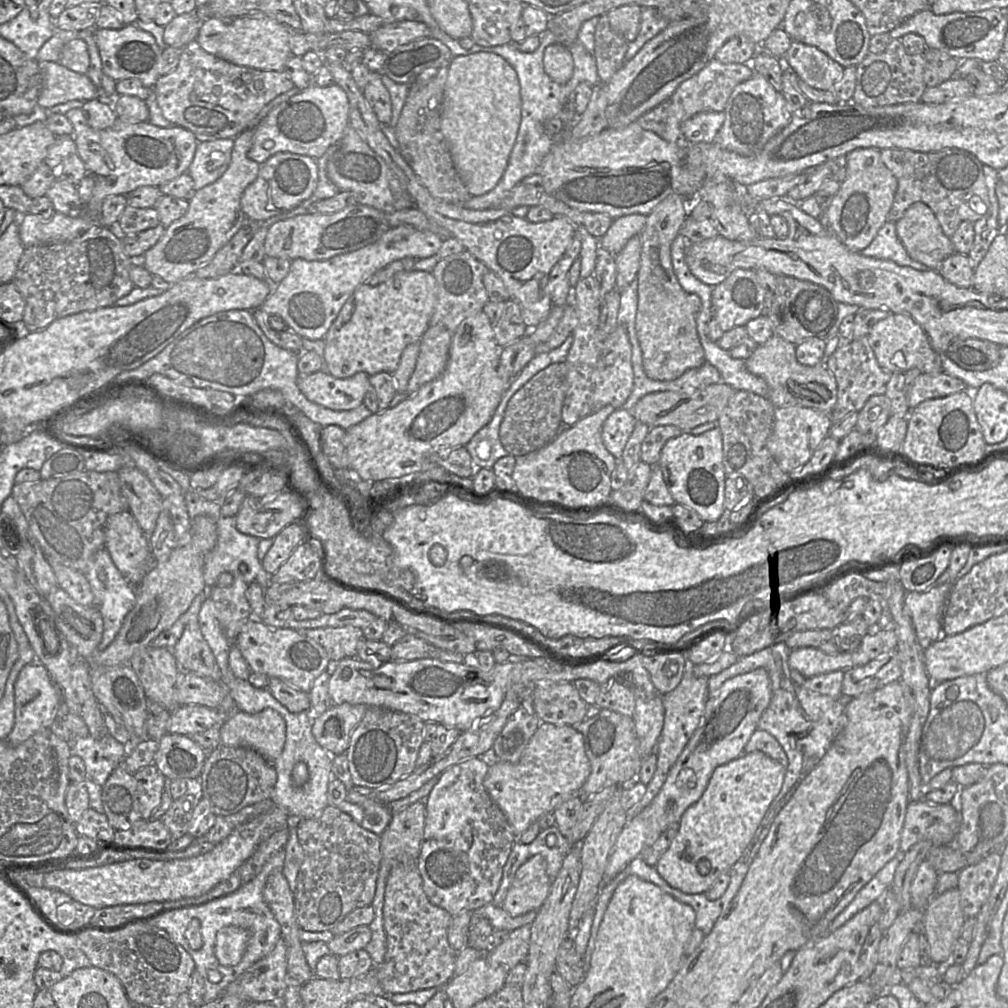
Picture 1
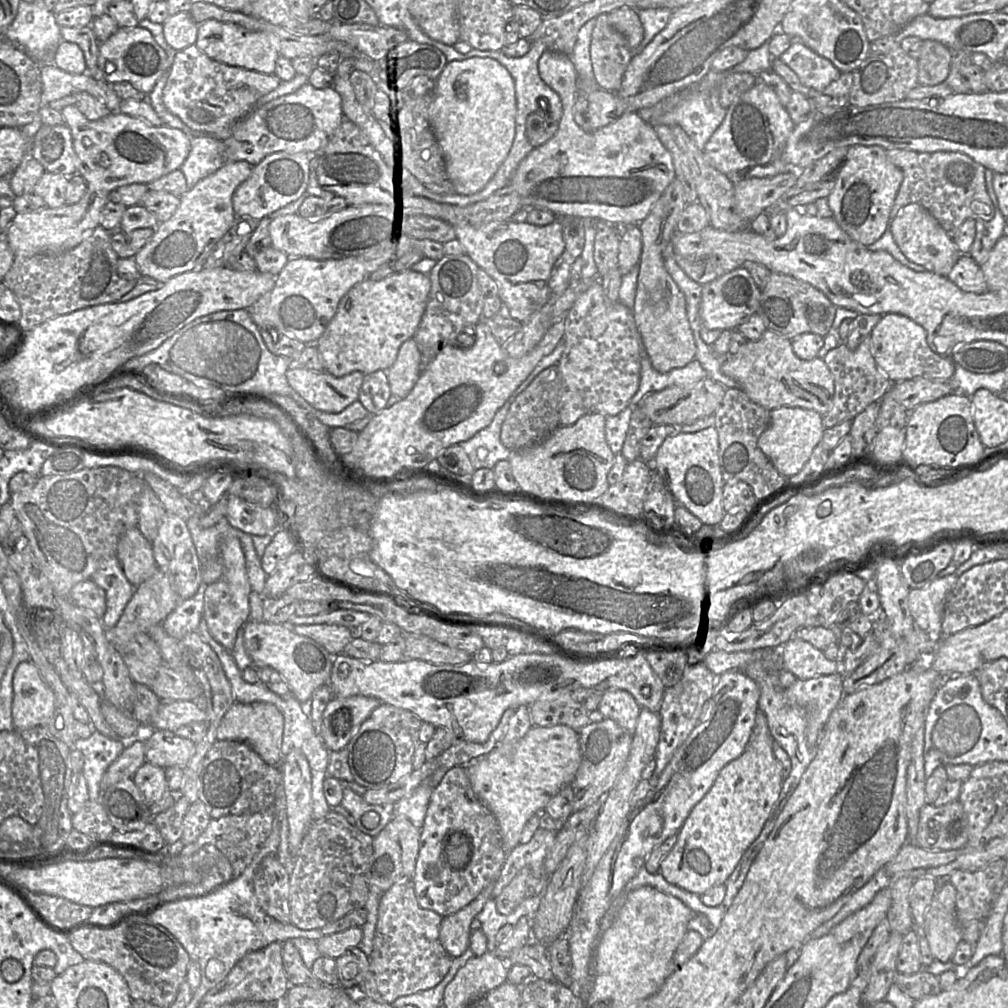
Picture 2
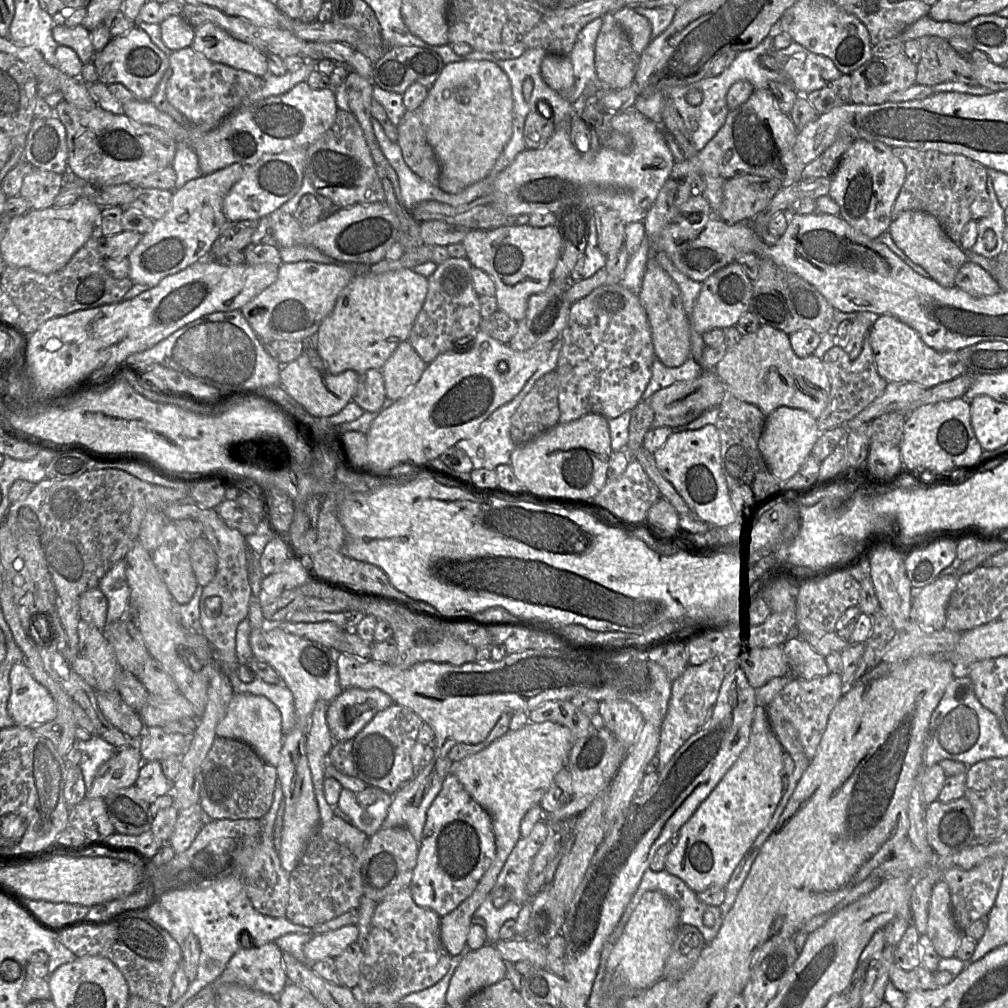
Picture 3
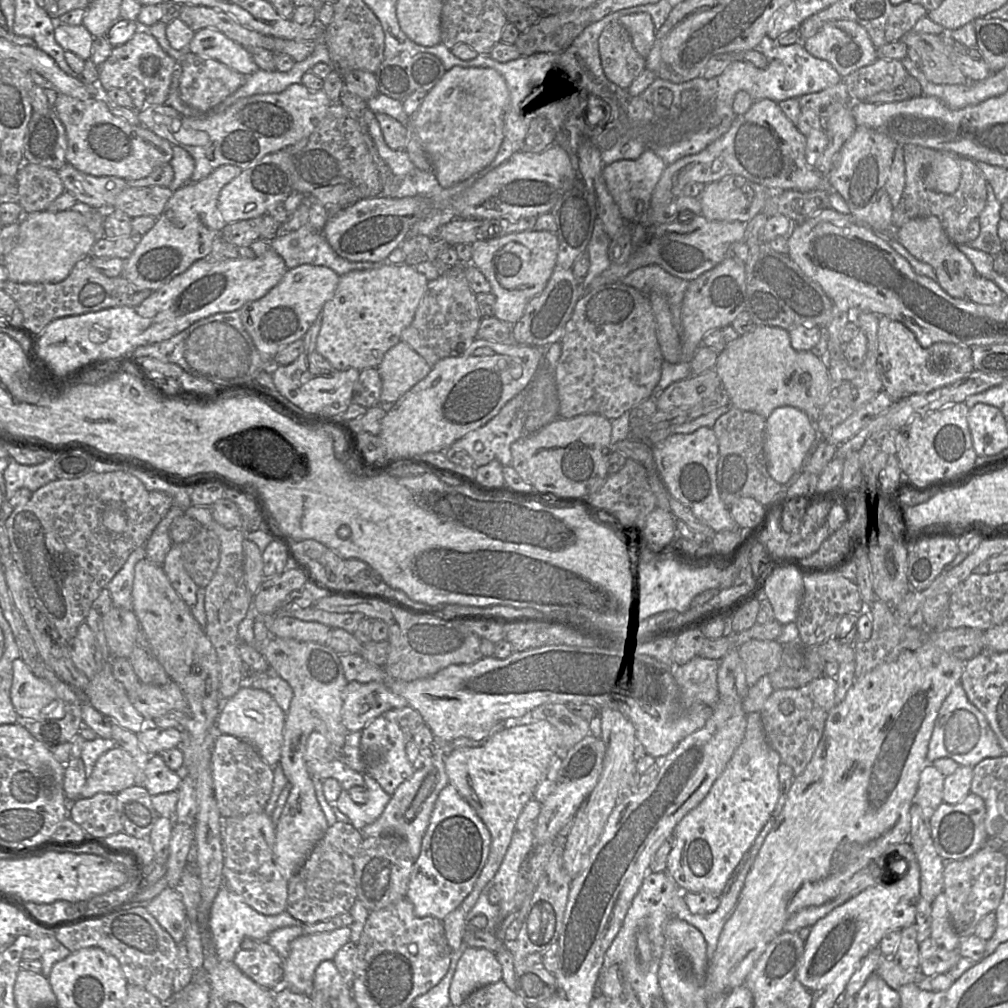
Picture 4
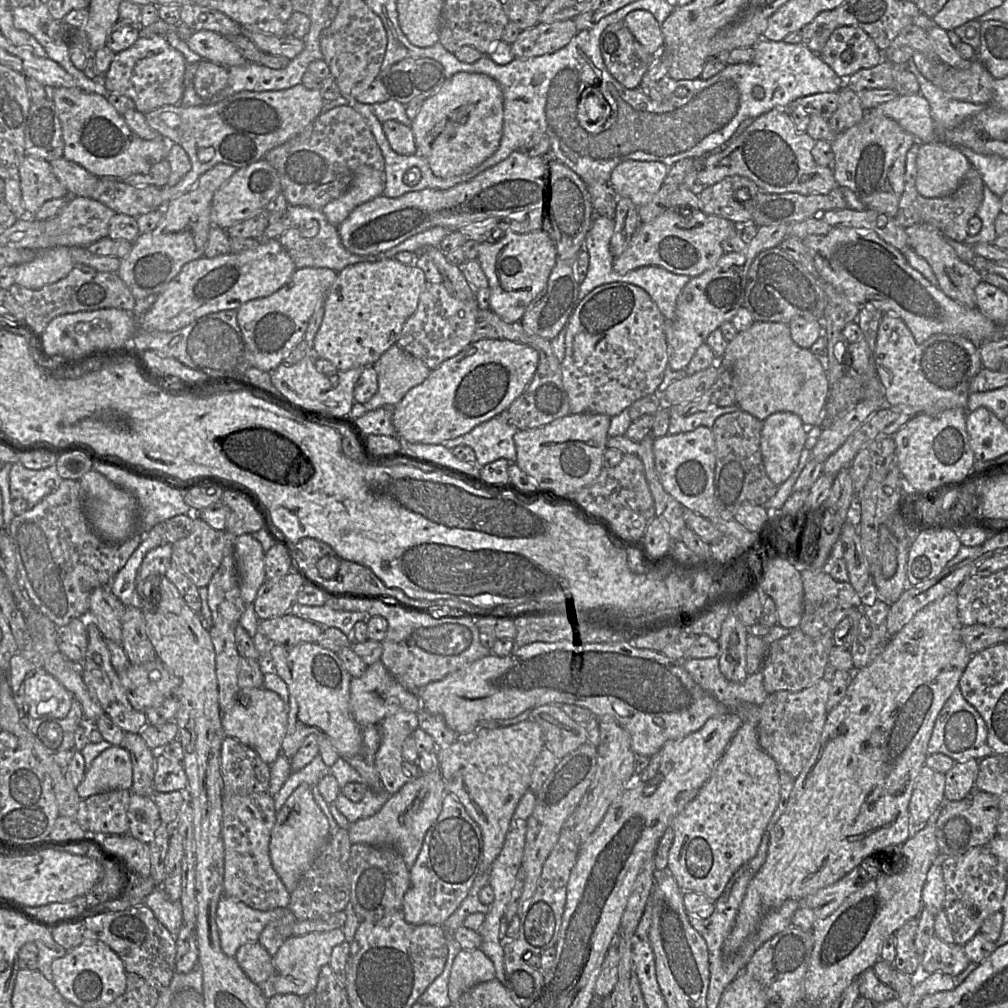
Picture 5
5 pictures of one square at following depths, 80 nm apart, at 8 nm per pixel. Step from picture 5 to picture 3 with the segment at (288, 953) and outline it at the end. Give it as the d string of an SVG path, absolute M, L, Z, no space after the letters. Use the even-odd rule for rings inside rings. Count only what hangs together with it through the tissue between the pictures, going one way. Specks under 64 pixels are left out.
M348 925L324 934L315 934L304 945L306 965L312 965L325 958L336 958L347 946L358 938L356 925Z

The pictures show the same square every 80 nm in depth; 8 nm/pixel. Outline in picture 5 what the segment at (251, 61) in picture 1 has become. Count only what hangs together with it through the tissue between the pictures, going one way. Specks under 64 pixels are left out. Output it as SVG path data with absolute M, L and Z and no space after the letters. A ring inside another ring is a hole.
M213 31L193 32L187 43L189 48L203 60L226 68L242 66L248 62L226 37Z

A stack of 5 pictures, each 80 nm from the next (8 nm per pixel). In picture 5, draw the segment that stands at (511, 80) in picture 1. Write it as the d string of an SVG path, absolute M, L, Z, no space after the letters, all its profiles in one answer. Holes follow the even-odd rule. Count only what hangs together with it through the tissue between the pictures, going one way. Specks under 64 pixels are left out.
M458 72L446 78L436 93L424 103L412 121L417 153L430 166L435 176L449 178L470 172L493 155L500 145L504 123L503 92L493 78L481 73Z

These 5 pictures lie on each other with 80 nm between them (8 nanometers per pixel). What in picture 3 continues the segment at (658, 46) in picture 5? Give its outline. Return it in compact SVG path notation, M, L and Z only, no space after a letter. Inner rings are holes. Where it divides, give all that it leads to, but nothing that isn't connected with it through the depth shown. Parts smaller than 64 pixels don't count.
M622 7L612 14L628 33L634 51L640 55L652 40L649 20L638 14L634 7Z

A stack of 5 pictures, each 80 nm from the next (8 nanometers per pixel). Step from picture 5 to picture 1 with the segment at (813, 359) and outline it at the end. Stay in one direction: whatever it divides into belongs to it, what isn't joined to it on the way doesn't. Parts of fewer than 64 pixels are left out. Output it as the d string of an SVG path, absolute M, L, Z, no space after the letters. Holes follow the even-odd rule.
M773 335L758 345L753 354L745 360L749 372L765 380L768 385L768 400L778 407L801 406L823 413L830 413L837 401L837 384L825 363L805 366L797 361L795 347L791 342Z

